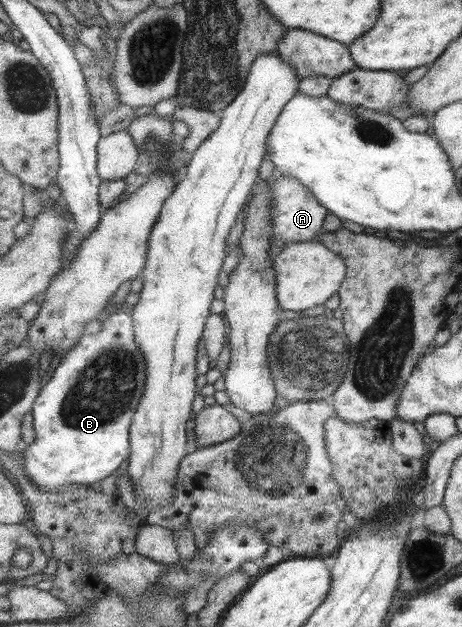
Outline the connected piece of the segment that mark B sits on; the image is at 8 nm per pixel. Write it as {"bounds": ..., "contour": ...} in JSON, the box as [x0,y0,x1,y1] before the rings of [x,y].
{"bounds":[23,306,148,493],"contour":[[[123,306],[113,313],[111,313],[105,321],[103,321],[103,330],[98,335],[85,334],[79,342],[79,345],[72,349],[59,363],[55,369],[54,374],[47,384],[41,389],[37,396],[32,412],[34,415],[34,427],[36,431],[35,441],[28,446],[23,446],[24,450],[24,470],[31,478],[31,482],[35,484],[38,489],[45,493],[59,491],[69,484],[89,487],[91,485],[97,486],[100,481],[107,479],[109,475],[113,475],[123,465],[125,459],[129,459],[132,454],[132,447],[130,444],[130,427],[134,415],[137,413],[137,408],[143,394],[146,390],[148,371],[147,362],[140,348],[136,344],[137,337],[135,336],[135,325],[133,324],[133,309]]]}

